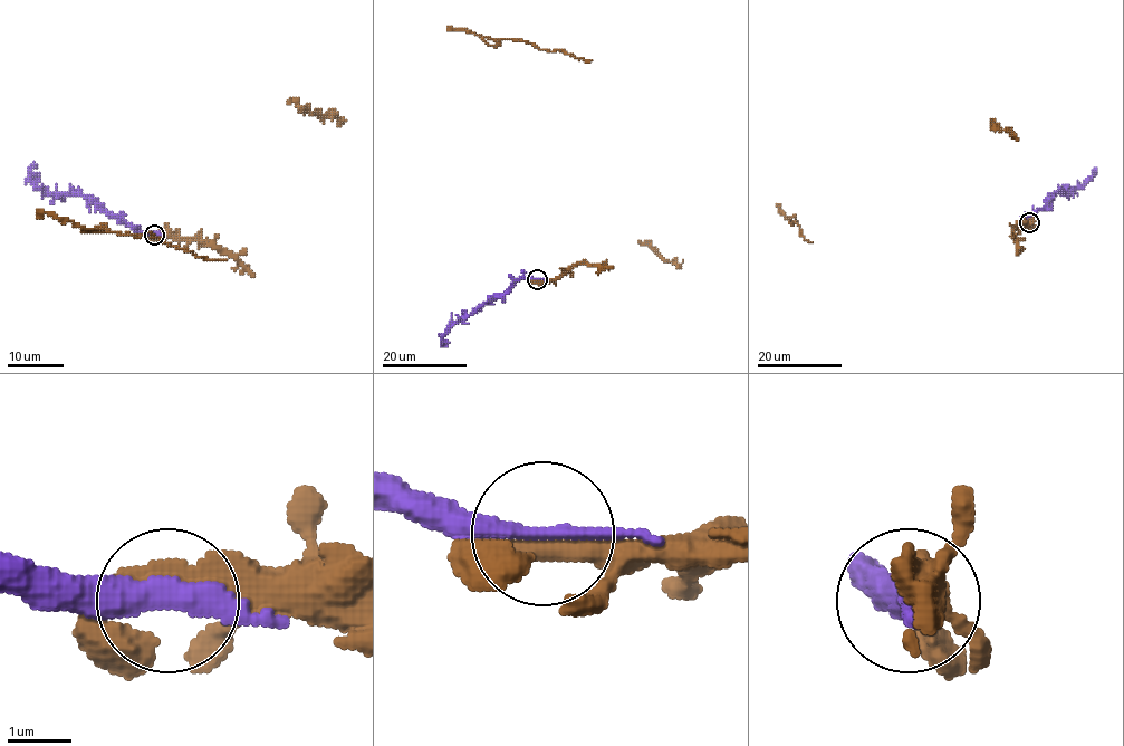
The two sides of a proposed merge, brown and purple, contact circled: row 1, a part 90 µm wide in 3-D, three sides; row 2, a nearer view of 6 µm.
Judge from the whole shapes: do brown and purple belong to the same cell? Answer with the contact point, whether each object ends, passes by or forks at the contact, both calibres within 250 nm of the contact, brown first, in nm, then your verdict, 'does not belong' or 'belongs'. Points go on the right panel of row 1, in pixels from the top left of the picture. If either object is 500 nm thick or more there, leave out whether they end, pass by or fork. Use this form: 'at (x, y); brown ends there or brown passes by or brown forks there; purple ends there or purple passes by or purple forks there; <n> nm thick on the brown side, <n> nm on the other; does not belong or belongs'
at (1029, 222); brown passes by; purple passes by; 380 nm thick on the brown side, 320 nm on the other; belongs

